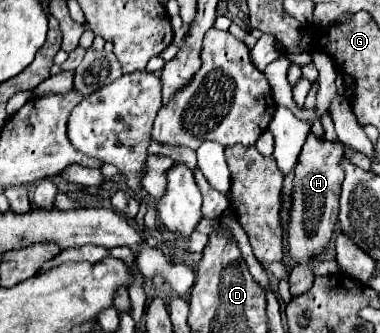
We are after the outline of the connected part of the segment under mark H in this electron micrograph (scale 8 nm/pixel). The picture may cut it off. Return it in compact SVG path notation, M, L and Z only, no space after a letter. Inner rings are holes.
M310 133L306 139L302 153L296 163L296 177L294 177L294 205L290 213L290 227L288 227L288 246L290 256L294 261L292 275L288 279L292 297L306 293L312 287L314 275L310 261L320 255L334 231L334 223L338 219L340 209L340 185L344 181L344 171L340 167L340 159L344 157L344 145L332 143L326 139L318 139Z

